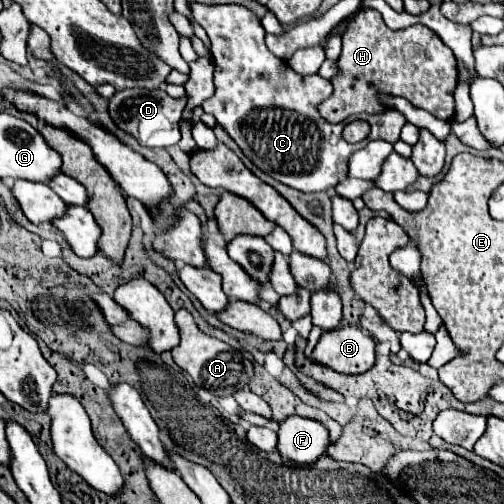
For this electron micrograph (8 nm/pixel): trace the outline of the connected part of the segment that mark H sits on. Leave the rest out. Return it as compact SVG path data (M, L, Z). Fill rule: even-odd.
M372 8L360 10L342 36L342 54L338 58L342 78L332 80L334 94L324 100L318 110L328 122L344 122L352 114L368 112L378 114L380 104L374 90L384 90L392 96L402 96L412 102L412 106L428 110L440 120L450 120L454 114L452 92L456 88L458 70L456 58L432 30L414 24L404 30L390 30L380 12Z

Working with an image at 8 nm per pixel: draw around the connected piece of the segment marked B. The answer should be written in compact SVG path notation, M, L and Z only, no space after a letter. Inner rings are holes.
M342 324L322 334L312 358L344 374L360 374L374 364L374 338L358 326Z

